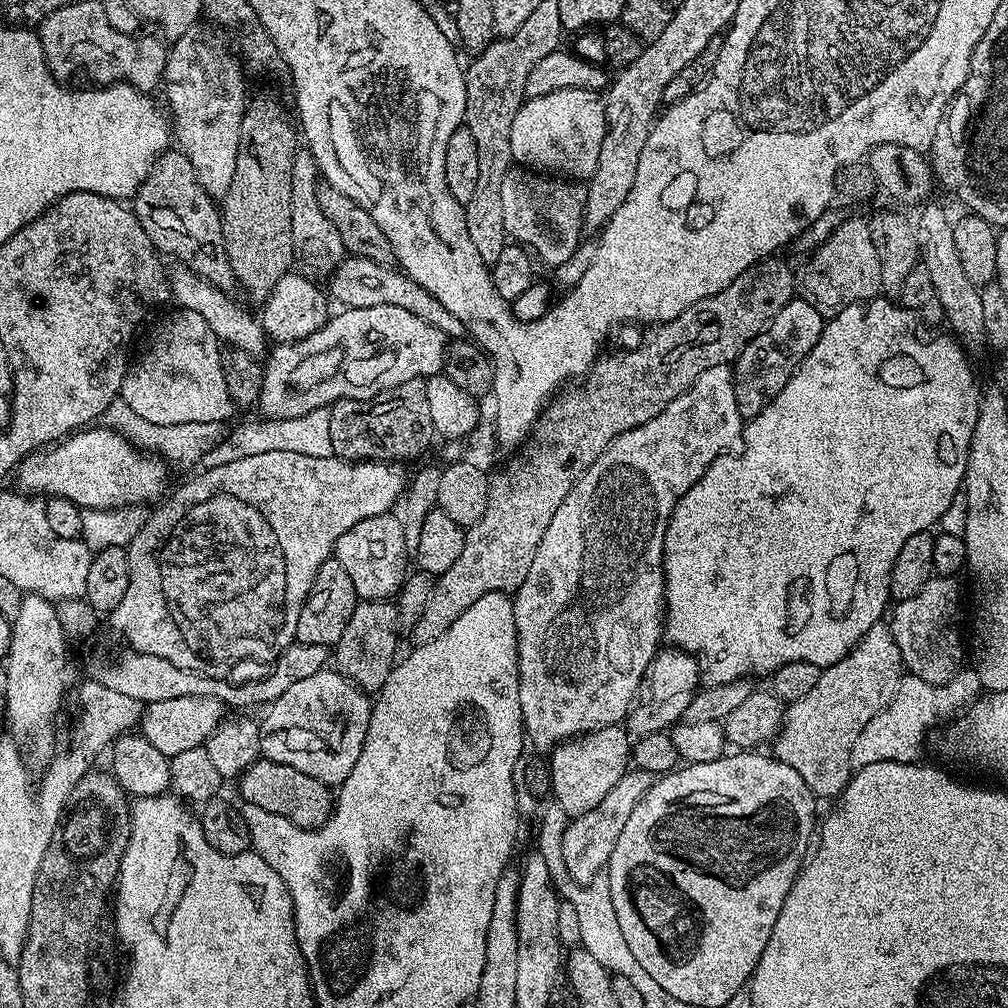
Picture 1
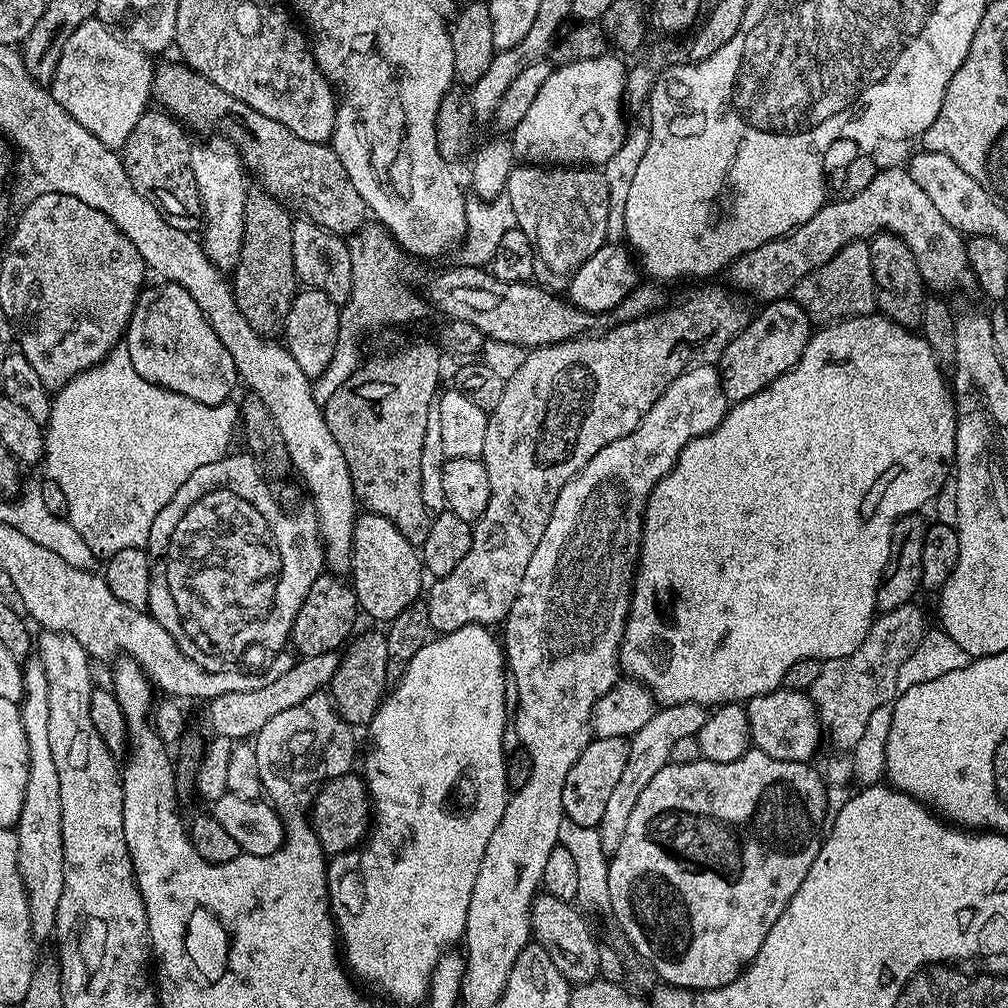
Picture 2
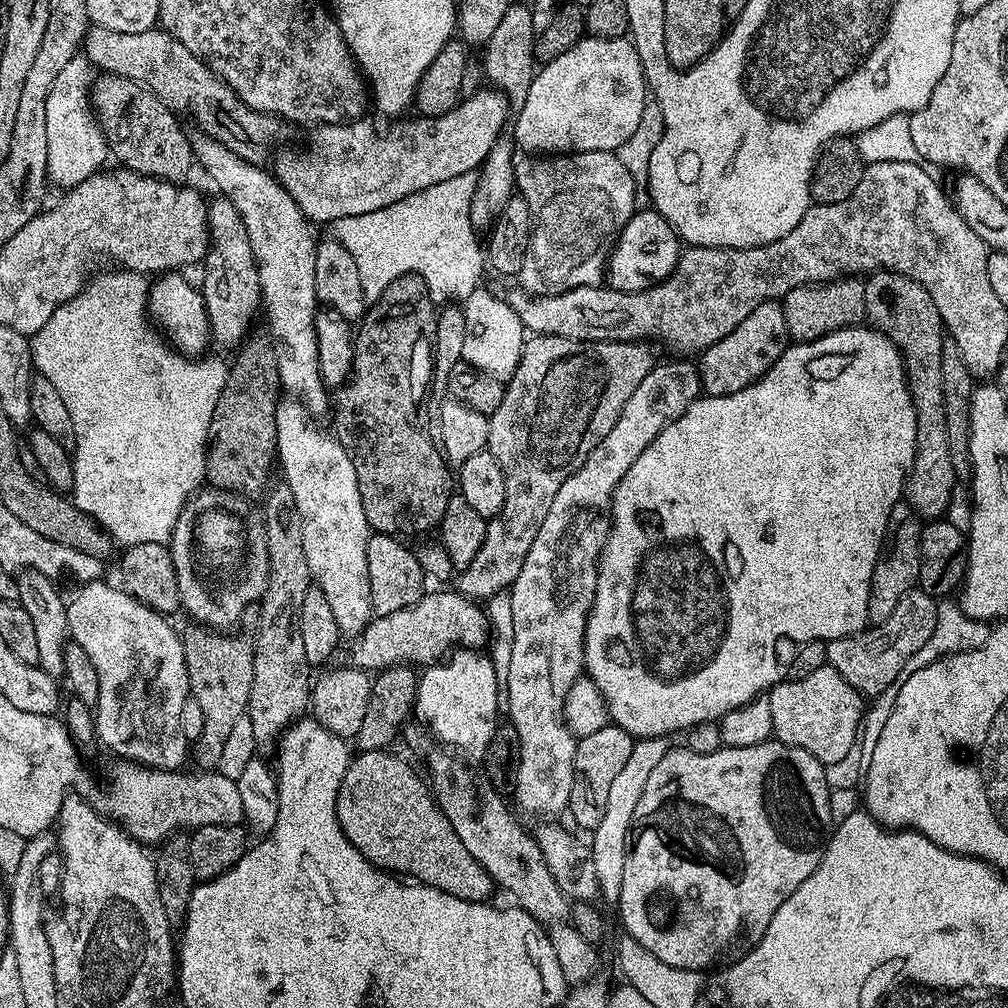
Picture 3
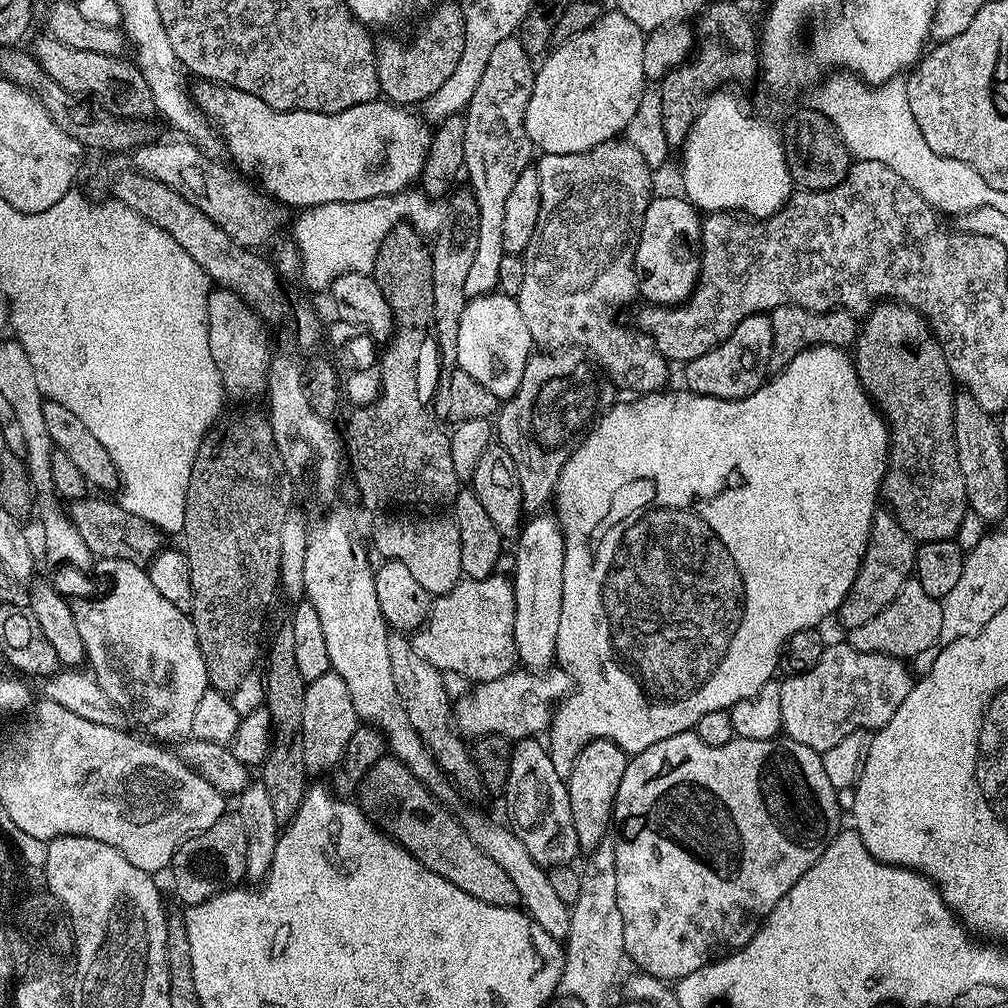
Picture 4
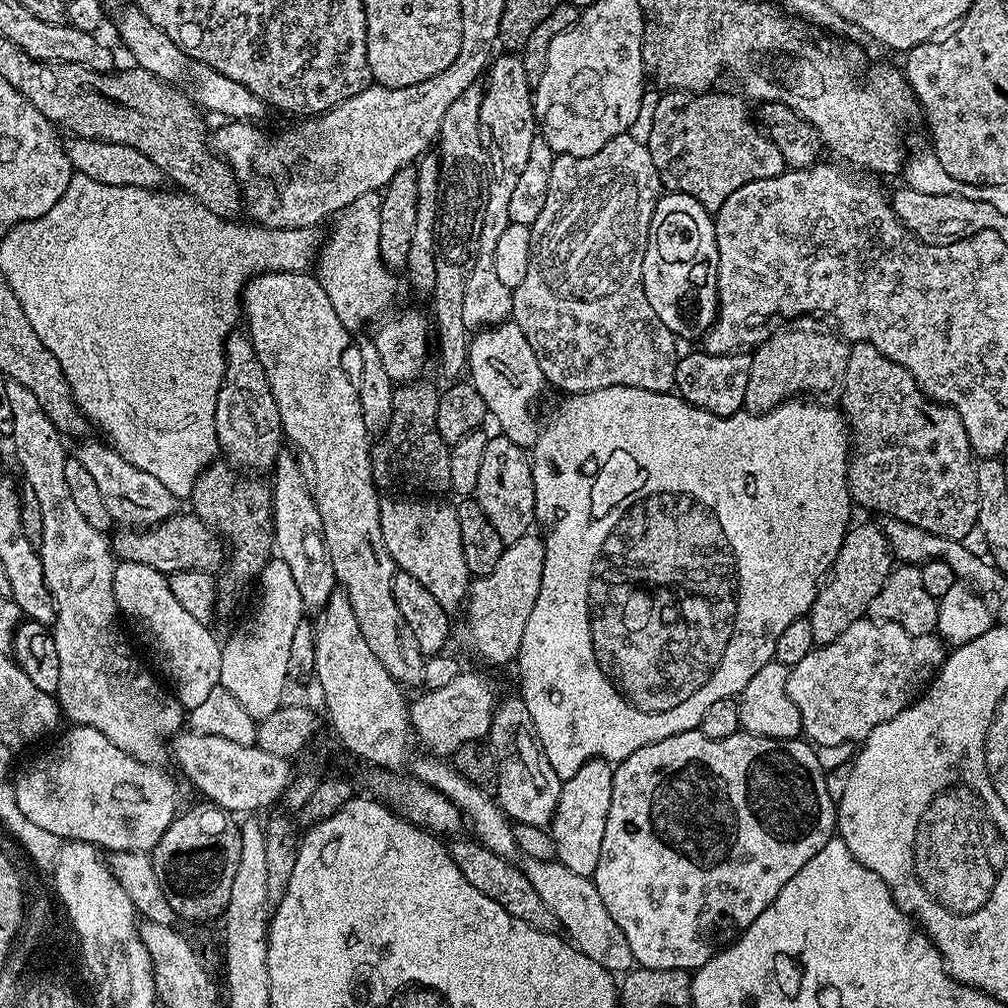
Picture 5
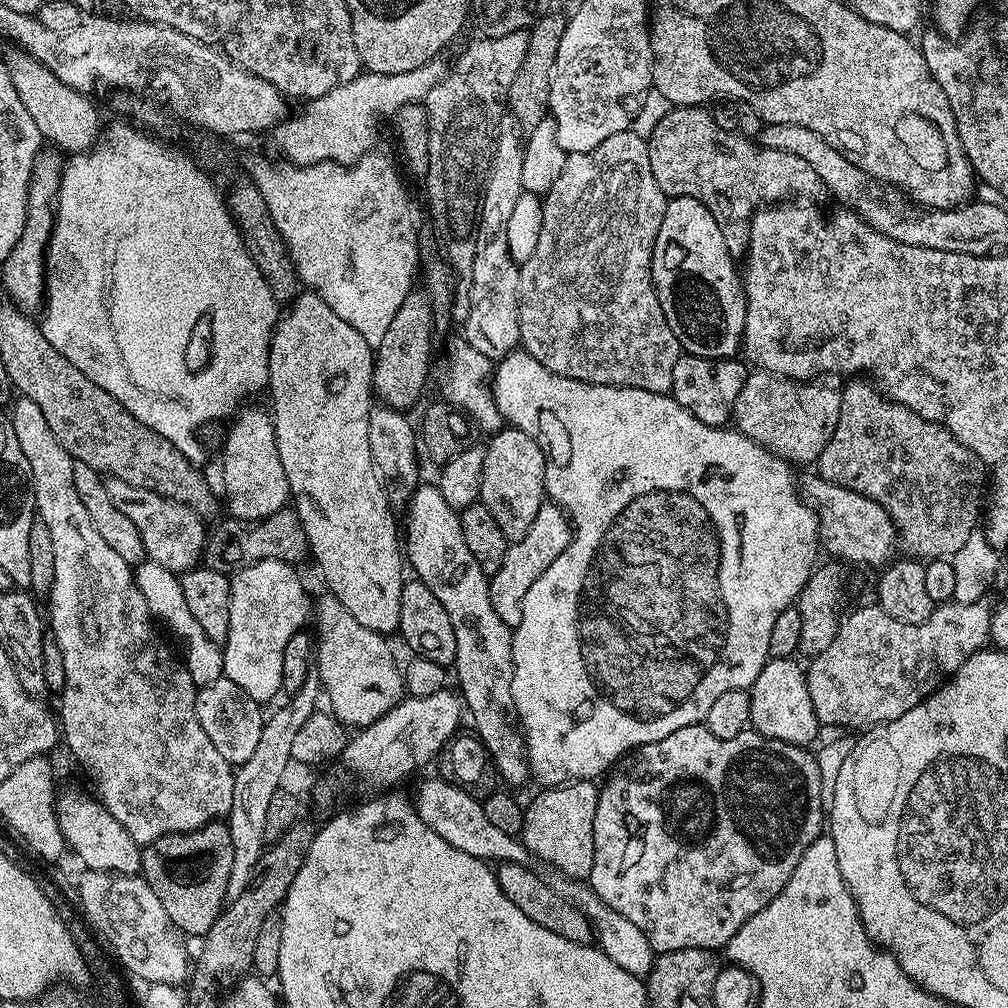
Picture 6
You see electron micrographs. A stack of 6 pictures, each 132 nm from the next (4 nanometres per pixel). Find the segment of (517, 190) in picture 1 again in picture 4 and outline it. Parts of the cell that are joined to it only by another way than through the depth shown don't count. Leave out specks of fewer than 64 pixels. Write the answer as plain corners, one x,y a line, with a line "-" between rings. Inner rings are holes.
617,138
578,154
543,153
534,167
540,187
538,223
520,258
522,278
516,290
519,309
533,345
544,350
582,348
595,359
617,389
639,395
661,391
667,385
669,361
657,352
651,339
631,338
613,318
614,313
638,294
634,258
648,202
654,196
653,173
647,162
628,141

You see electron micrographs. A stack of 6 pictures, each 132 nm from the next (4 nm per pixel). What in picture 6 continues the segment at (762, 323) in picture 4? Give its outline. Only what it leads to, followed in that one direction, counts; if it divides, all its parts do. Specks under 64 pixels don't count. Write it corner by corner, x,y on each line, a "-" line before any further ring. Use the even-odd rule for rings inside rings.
684,354
674,368
670,395
686,410
690,410
690,414
694,414
698,422
719,428
732,420
734,402
738,402
738,394
742,394
742,386
748,375
749,369
736,358
712,359

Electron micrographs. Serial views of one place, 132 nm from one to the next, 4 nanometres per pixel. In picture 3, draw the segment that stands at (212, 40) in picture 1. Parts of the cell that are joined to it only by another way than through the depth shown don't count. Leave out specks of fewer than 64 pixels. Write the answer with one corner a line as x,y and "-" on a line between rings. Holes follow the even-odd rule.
216,198
216,201
208,204
208,234
210,247
202,261
202,291
208,315
208,330
215,343
217,340
220,344
236,346
253,331
252,319
256,312
258,316
262,297
254,250
250,250
250,238
238,210
234,210
234,202

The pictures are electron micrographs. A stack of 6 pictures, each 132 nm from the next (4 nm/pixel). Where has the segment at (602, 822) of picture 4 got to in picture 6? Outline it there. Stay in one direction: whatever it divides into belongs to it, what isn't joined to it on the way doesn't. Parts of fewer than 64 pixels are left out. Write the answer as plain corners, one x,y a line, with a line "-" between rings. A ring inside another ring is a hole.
590,780
548,786
524,808
524,825
519,832
533,861
549,864
561,877
587,881
594,866
594,814
598,810
599,787

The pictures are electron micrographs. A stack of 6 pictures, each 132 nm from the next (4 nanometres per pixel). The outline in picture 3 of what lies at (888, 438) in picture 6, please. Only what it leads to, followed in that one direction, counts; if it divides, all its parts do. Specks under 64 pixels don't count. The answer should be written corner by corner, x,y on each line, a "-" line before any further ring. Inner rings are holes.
881,270
864,280
864,315
876,331
890,338
904,359
908,389
916,401
916,457
904,485
906,503
925,521
938,520
950,506
958,477
950,458
946,414
942,398
942,346
946,329
934,298
913,276

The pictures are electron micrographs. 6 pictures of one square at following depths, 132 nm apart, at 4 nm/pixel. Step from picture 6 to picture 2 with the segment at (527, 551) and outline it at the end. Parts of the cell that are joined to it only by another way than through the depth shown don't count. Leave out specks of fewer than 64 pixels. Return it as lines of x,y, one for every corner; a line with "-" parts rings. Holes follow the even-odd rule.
336,652
306,656
297,659
296,665
286,670
282,678
270,682
270,686
262,686
262,690
242,690
216,696
206,704
208,724
213,728
211,731
217,736
225,736
234,742
244,742
255,737
256,733
262,730
262,726
266,726
266,722
274,718
274,714
282,714
282,710
290,710
290,706
298,706
298,702
306,702
310,694
328,686
339,664
340,656

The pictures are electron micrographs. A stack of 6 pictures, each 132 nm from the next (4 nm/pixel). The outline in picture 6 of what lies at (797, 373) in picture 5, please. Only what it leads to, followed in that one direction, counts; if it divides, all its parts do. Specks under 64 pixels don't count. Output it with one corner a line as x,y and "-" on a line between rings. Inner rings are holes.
759,370
753,371
742,386
742,394
738,394
738,402
734,402
732,420
736,431
744,436
750,436
754,442
758,442
775,456
787,460
789,465
815,465
819,461
826,442
830,442
834,434
834,426
838,426
840,413
840,392
832,389
828,384
820,383
824,382
786,380

